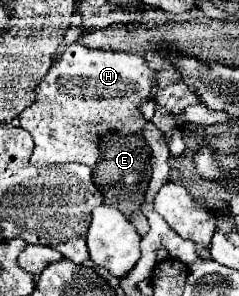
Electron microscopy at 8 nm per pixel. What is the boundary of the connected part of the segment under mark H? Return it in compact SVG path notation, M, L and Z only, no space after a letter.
M72 43L58 63L54 63L46 77L38 85L36 101L20 113L20 127L30 131L34 137L34 155L30 163L36 167L52 163L82 163L94 167L102 157L100 139L108 133L118 135L140 135L146 127L146 119L140 107L150 99L150 91L156 85L156 71L150 69L148 61L138 53L112 53L88 49L80 43Z

